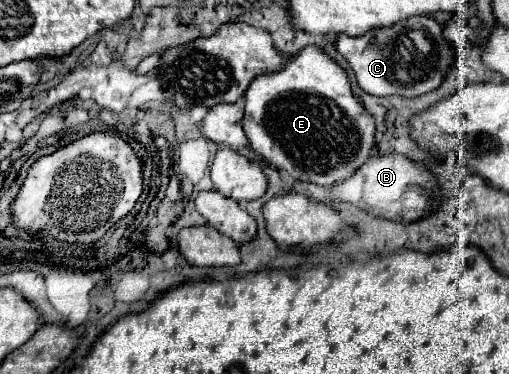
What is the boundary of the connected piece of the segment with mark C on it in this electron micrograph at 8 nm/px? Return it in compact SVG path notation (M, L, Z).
M430 16L408 18L392 28L370 30L364 36L340 34L338 52L348 60L362 90L372 96L422 96L436 90L454 66L454 42L444 38L442 24Z

